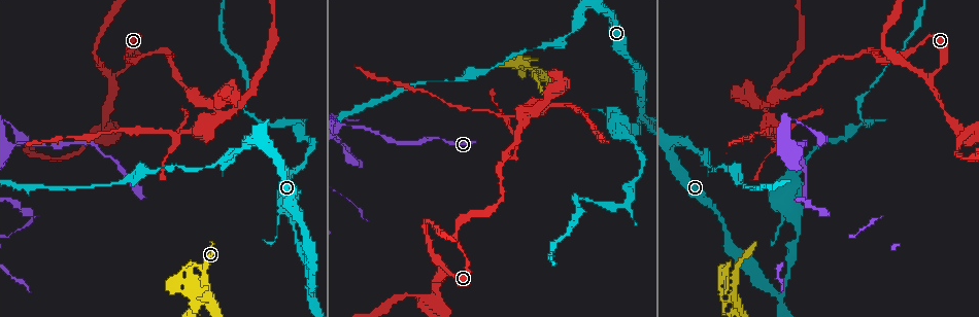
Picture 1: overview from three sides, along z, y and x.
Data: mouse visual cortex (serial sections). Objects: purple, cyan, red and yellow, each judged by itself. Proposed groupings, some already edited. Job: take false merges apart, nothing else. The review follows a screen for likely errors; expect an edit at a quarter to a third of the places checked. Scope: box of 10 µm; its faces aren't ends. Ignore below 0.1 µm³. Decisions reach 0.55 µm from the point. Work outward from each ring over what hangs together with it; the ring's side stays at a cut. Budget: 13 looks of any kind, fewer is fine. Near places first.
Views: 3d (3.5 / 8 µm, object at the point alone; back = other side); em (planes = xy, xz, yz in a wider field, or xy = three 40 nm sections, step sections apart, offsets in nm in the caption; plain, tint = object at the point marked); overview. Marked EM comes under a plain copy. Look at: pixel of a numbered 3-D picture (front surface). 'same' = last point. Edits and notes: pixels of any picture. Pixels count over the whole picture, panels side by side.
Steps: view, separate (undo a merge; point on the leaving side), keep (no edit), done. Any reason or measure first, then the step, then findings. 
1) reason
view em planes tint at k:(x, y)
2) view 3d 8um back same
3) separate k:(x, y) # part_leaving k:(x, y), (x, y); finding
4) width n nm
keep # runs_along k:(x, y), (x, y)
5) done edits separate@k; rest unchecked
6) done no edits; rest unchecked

abrupt turn
view 3d 8um at 1:(115, 75)

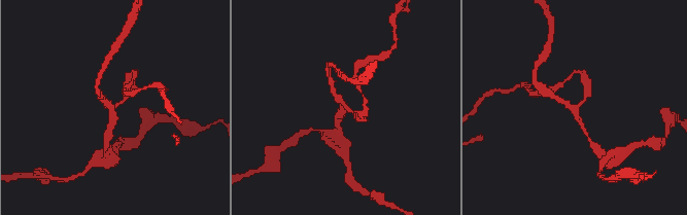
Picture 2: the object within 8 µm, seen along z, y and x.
shape alone is not enough
view em xy step 3 tint same

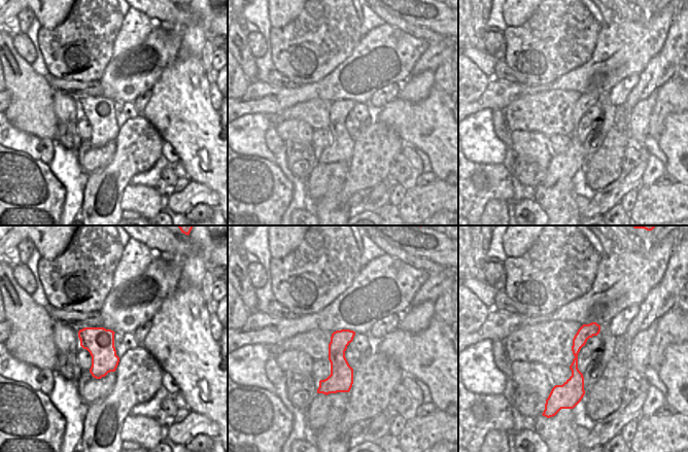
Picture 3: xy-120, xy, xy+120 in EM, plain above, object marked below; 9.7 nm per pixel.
arm_widths 200, 250, 250 nm
keep # runs_along 2:(130, 83), (113, 108), (110, 130); all the same cell

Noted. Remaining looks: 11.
thin neck
view 3d 3.5um at 1:(802, 159)

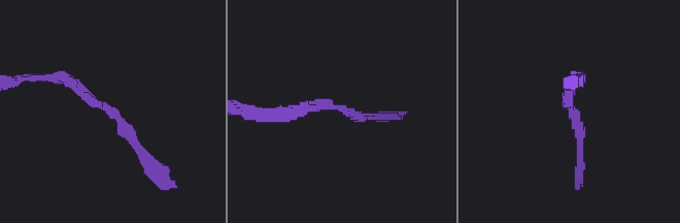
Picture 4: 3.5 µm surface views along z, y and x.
view em xy step 3 tint at 4:(99, 107)

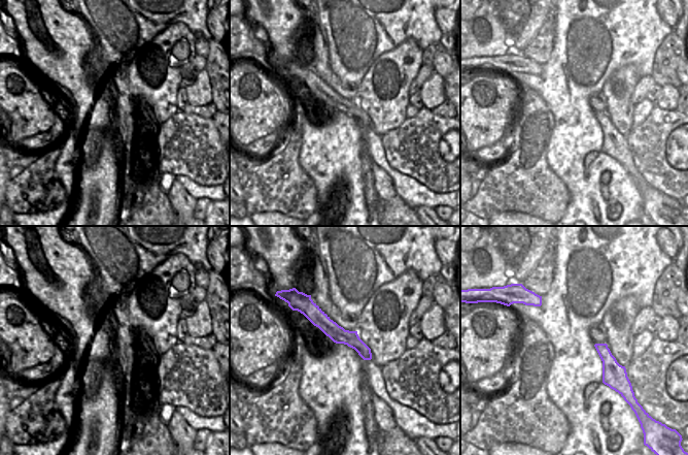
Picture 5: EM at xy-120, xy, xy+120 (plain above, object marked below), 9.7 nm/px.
keep # runs_along 5:(302, 310), (310, 310), (369, 356); one cell here

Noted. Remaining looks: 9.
view 3d 3.5um at 1:(105, 138)

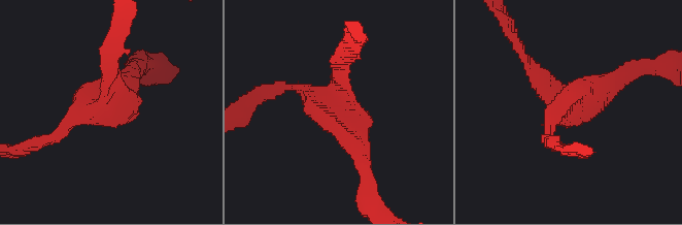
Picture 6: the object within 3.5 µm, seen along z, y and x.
view em planes tint at 6:(561, 105)

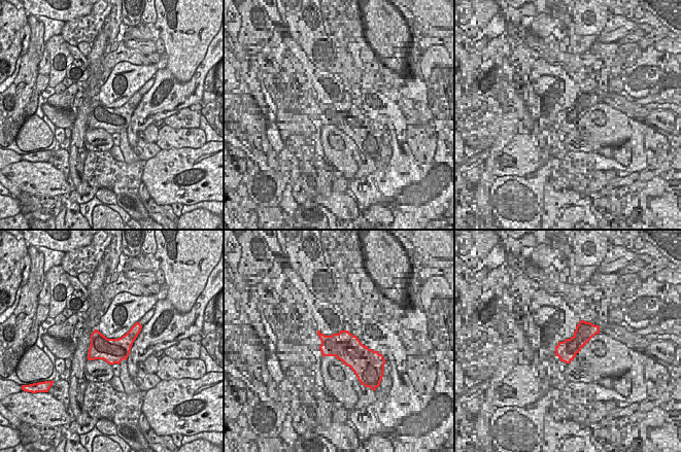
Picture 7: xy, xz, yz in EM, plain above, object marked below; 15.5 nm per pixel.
keep # runs_along 6:(112, 53), (106, 103), (45, 138); one cell here

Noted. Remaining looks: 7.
view 3d 3.5um at 1:(15, 144)

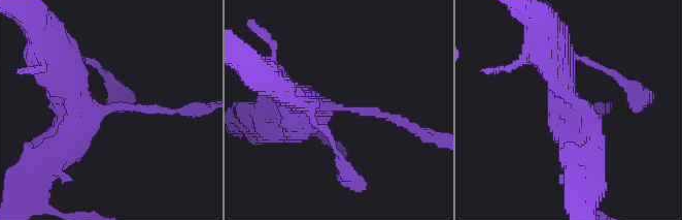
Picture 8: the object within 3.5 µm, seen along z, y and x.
arms 3; arm_widths 150, 450, 450 nm
view em planes tint at 8:(344, 107)

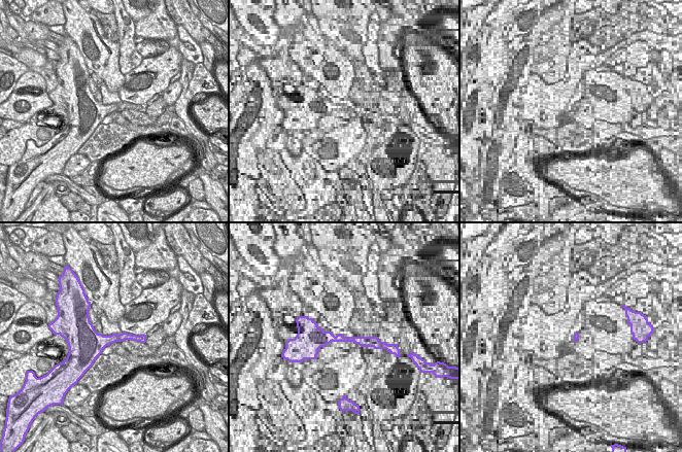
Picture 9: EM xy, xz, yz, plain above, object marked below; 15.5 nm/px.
keep # runs_along 9:(80, 335), (89, 339), (143, 339); continuous, no second cell

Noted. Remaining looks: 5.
sudden change in width
view 3d 3.5um at 1:(537, 70)

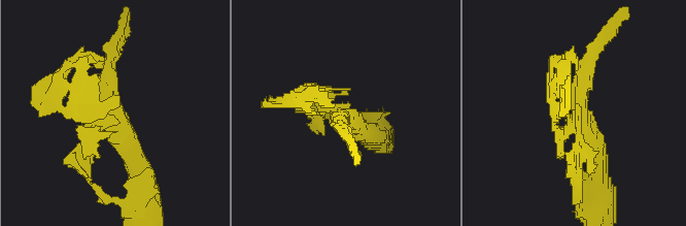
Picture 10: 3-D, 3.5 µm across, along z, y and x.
now the EM
view em planes tint at 10:(112, 118)

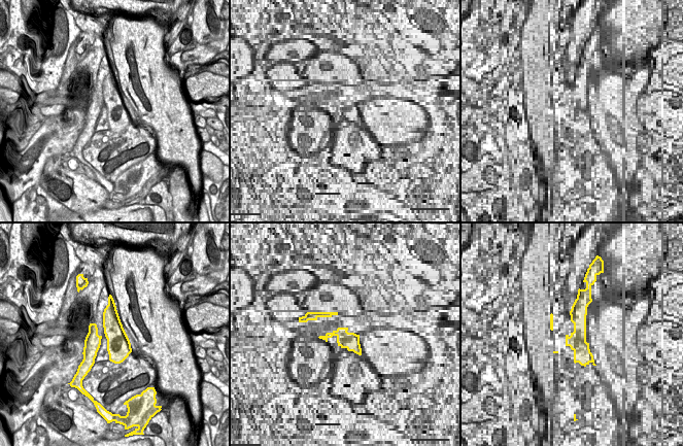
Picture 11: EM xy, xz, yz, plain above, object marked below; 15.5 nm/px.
width 380 nm
keep # runs_along 10:(594, 54), (552, 101); continuous, no second cell

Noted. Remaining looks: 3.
done no edits; rest unchecked

